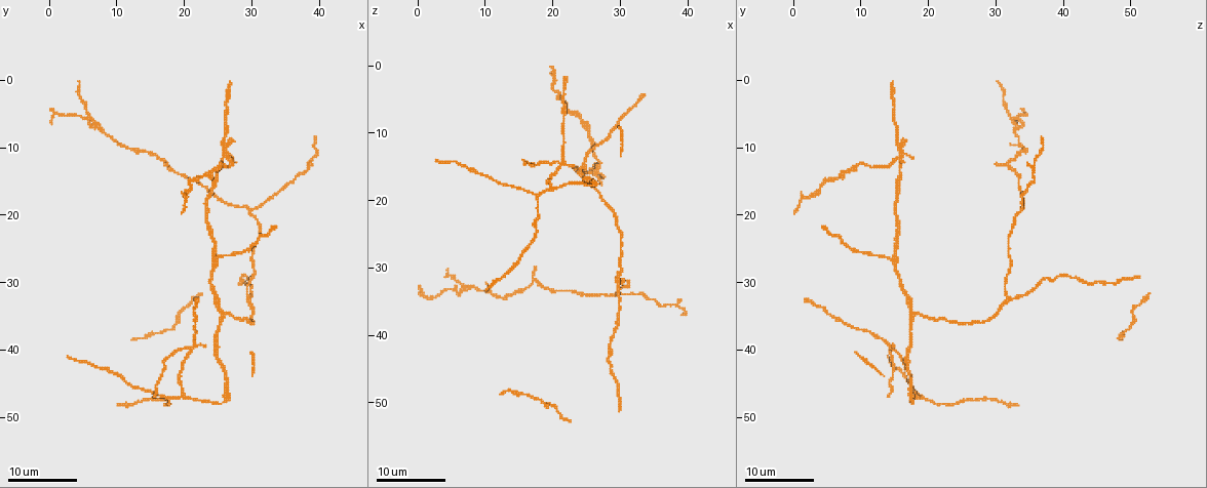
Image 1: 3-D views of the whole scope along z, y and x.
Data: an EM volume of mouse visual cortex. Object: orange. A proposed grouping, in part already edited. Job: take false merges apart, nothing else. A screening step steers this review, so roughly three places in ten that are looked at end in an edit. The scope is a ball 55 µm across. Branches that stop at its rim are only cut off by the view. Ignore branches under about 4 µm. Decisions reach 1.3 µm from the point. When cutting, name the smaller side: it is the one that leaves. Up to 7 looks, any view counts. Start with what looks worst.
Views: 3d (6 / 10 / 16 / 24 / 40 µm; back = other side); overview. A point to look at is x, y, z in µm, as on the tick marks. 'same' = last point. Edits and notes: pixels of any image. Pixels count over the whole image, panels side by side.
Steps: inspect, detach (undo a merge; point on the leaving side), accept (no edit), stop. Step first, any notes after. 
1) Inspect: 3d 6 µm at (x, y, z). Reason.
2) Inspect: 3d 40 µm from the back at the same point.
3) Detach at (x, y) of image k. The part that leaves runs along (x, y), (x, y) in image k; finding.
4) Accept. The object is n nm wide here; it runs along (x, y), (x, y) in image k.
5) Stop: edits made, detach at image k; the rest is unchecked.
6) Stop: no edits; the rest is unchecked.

Inspect: 3d 24 µm at (26.5, 11.5, 16.0). Looks like a crossing.

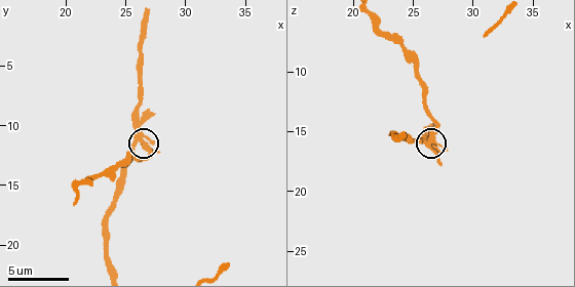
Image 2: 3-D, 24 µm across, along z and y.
Inspect: 3d 6 µm at (26.4, 11.2, 15.8).

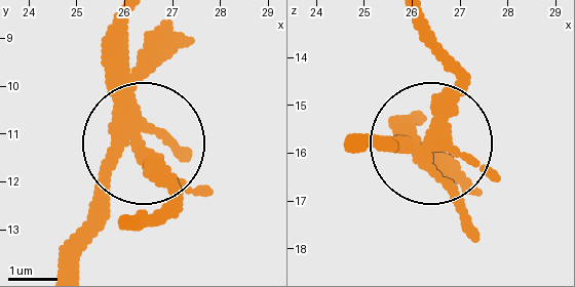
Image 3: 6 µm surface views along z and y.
Detach at (445, 100) of image 3. The object is 340 nm wide here; two cells meet here.

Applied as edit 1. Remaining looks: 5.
Inspect: 3d 24 µm at (21.5, 39.5, 14.5).

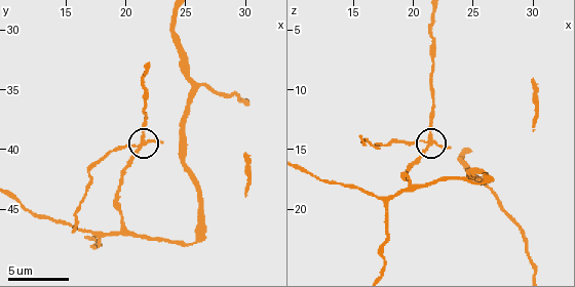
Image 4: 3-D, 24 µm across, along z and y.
Inspect: 3d 6 µm at (21.2, 39.6, 14.4). Closer look.

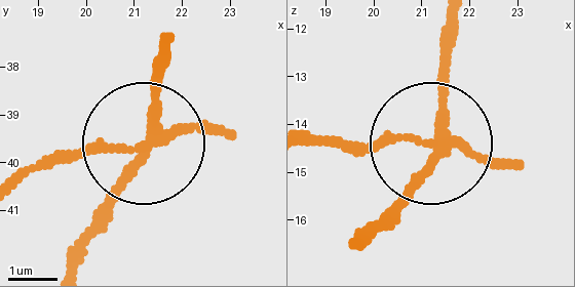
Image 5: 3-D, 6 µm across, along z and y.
Detach at (81, 150) of image 5. The side arm is 11 µm long; 4 arms meet here; two cells meet here.

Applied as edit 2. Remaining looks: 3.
Inspect: overview.

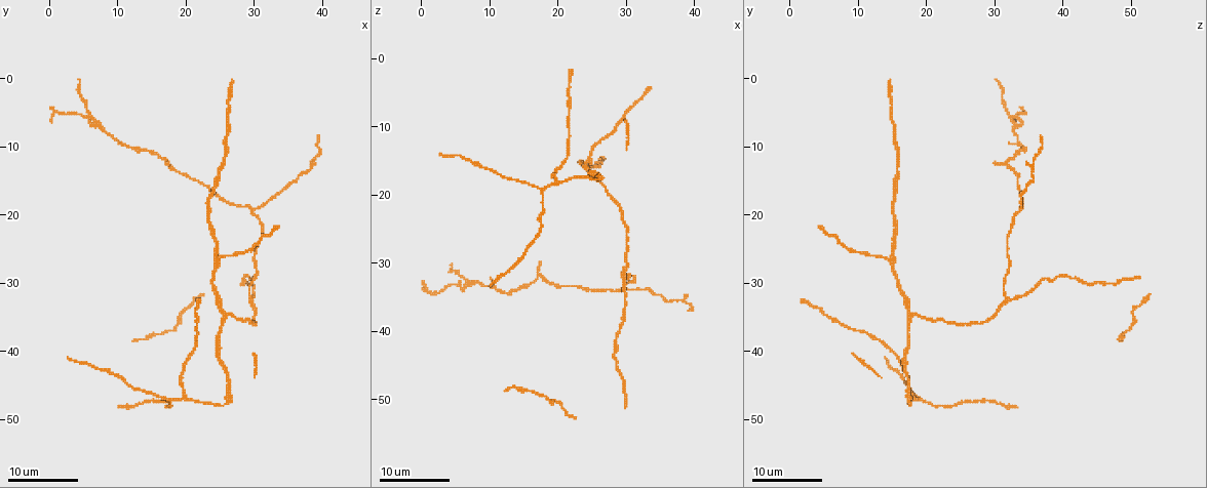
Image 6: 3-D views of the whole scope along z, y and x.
Inspect: 3d 24 µm at (7.0, 6.5, 33.0). Three-way junction.

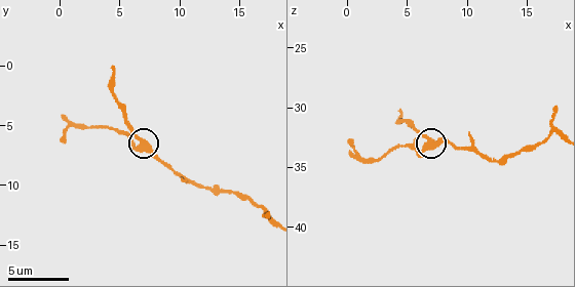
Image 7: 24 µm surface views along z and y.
Inspect: 3d 6 µm at (6.8, 6.4, 32.6).

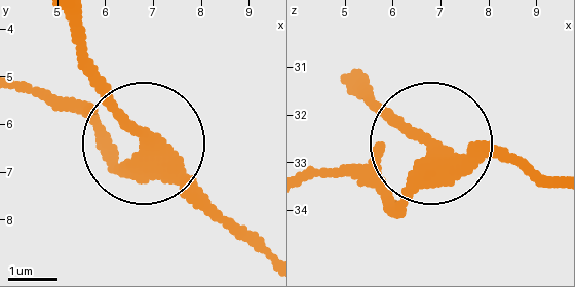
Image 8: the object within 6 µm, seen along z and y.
Accept. 3 arms meet here; it runs along (552, 181), (503, 157), (443, 153), (373, 100) in image 8; all the same cell.

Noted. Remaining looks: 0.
Stop: edits made, detach at image 3, detach at image 5; the rest is unchecked.

